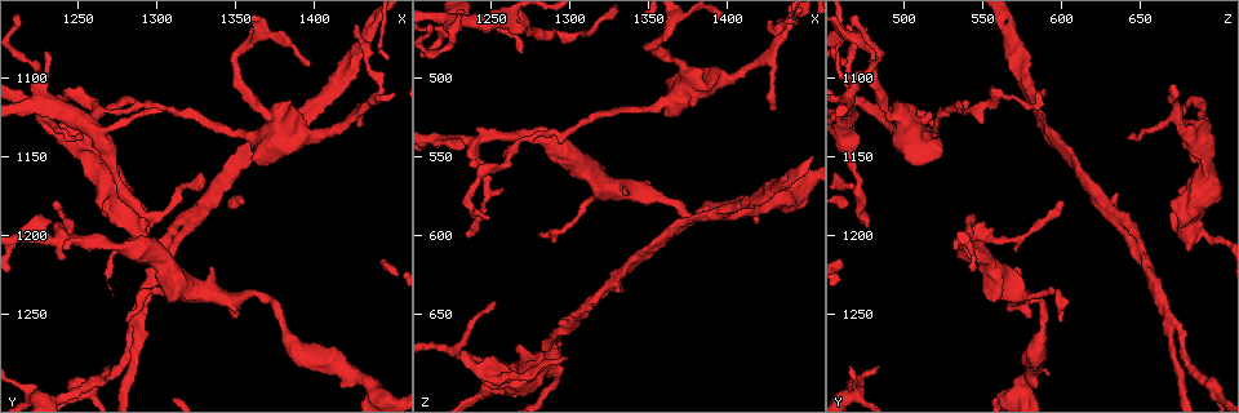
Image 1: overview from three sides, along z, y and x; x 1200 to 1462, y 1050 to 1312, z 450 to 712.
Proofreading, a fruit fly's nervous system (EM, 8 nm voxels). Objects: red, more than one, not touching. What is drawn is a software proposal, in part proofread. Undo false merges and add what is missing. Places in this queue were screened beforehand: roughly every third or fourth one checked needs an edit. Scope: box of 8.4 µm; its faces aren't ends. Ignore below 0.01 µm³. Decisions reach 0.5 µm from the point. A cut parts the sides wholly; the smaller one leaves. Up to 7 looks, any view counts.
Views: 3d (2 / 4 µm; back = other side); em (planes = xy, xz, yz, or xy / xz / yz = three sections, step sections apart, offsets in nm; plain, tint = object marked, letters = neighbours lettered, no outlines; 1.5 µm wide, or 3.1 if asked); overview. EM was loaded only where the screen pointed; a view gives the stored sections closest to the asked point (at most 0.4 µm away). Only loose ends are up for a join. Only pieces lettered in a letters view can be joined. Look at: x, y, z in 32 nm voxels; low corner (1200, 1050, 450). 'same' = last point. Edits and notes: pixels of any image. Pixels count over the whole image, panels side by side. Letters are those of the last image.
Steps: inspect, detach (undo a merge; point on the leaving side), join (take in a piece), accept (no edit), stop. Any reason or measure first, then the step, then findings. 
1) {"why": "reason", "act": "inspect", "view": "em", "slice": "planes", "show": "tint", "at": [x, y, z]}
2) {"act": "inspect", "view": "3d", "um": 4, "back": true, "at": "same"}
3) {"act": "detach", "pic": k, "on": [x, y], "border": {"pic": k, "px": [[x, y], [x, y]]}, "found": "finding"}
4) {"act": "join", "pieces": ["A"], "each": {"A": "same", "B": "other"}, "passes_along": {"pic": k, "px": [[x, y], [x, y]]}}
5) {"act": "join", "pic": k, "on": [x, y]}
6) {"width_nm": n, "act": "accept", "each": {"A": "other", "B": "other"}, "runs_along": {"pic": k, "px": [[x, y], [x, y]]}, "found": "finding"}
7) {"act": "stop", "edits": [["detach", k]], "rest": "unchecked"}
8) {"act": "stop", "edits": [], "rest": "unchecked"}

{"why": "an open end", "act": "inspect", "view": "3d", "um": 4, "at": [1298, 1122, 678]}

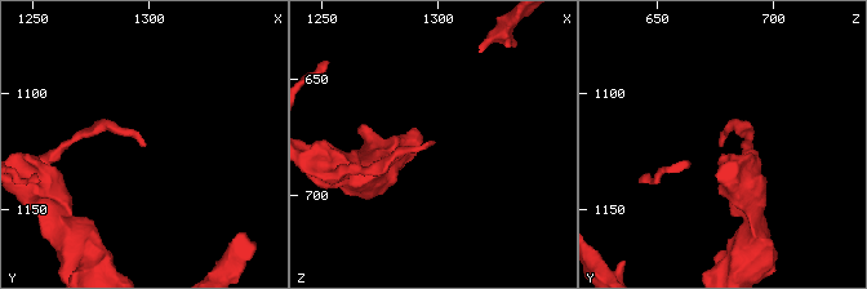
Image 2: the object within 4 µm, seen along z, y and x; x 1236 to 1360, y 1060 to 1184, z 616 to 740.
{"why": "need the tissue", "act": "inspect", "view": "em", "slice": "xy", "step": 4, "show": "tint", "at": [1298, 1122, 678]}

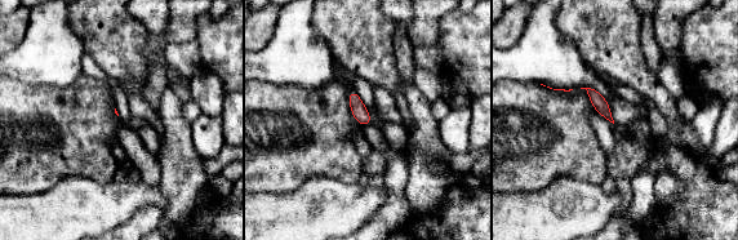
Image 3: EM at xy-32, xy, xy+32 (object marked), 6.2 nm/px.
{"why": "what lies round it", "act": "inspect", "view": "em", "slice": "xy", "step": 4, "show": "letters", "at": "same"}

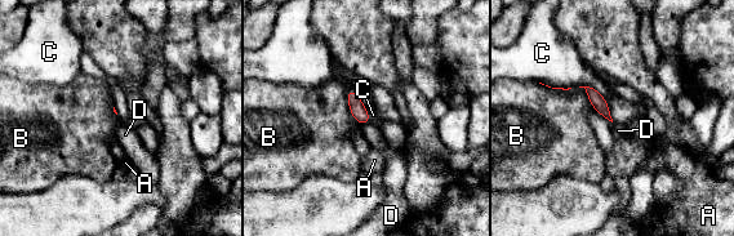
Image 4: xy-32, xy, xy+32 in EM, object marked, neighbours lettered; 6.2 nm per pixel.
{"act": "accept", "each": {"A": "other", "B": "other", "C": "other", "D": "other"}, "border": {"pic": 4, "px": [[579, 85], [604, 98], [613, 121]]}, "found": "none of them fits"}

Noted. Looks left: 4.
{"why": "abrupt turn", "act": "inspect", "view": "3d", "um": 4, "at": [1282, 1278, 678]}

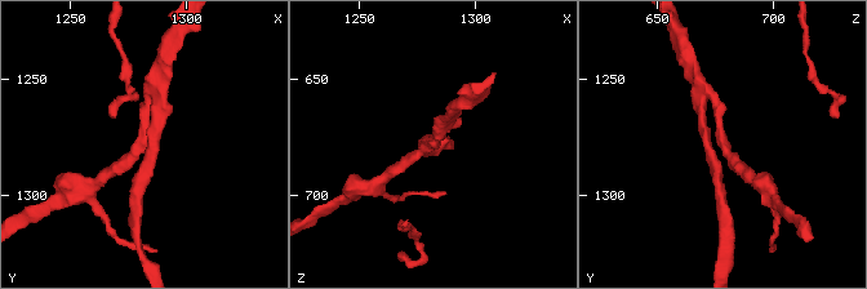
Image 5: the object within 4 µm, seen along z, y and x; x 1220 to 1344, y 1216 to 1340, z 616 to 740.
{"act": "inspect", "view": "em", "slice": "xz", "step": 4, "show": "letters", "at": [1281, 1279, 679]}

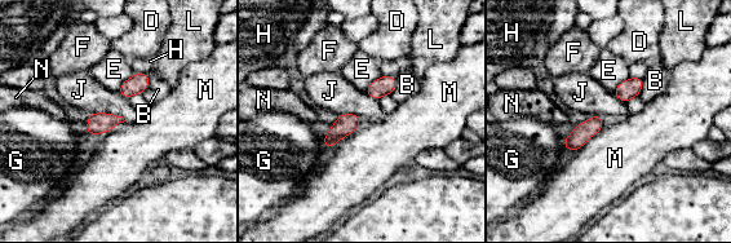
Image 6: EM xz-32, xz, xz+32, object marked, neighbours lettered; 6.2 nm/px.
{"width_nm": 80, "act": "accept", "each": {"B": "other", "D": "other", "E": "other", "F": "other", "G": "other", "H": "other", "J": "other", "L": "other", "M": "other", "N": "other"}, "border": {"pic": 6, "px": [[91, 111], [118, 114], [125, 120]]}, "found": "one neuron here"}

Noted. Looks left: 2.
{"act": "stop", "edits": [], "rest": "unchecked"}

